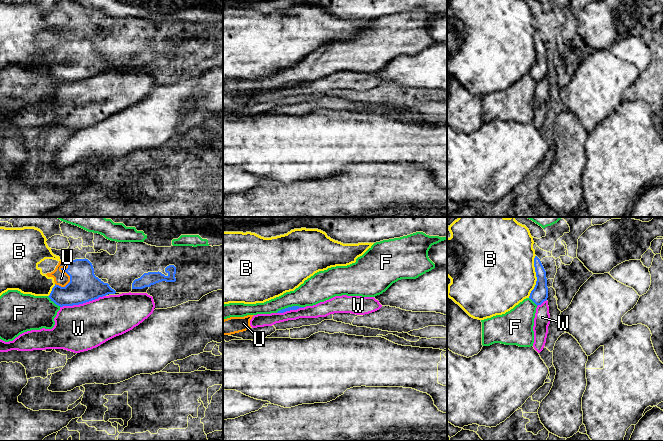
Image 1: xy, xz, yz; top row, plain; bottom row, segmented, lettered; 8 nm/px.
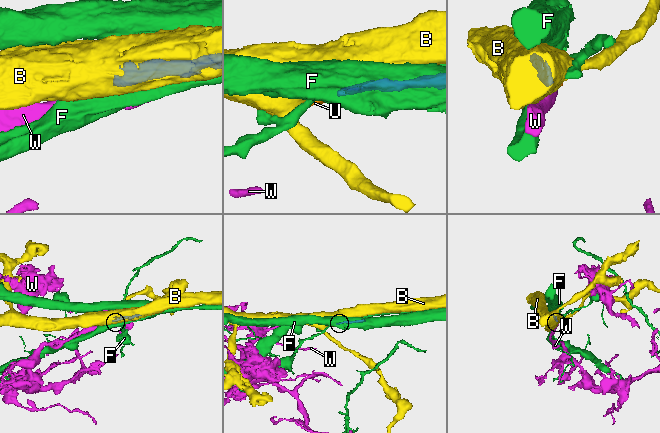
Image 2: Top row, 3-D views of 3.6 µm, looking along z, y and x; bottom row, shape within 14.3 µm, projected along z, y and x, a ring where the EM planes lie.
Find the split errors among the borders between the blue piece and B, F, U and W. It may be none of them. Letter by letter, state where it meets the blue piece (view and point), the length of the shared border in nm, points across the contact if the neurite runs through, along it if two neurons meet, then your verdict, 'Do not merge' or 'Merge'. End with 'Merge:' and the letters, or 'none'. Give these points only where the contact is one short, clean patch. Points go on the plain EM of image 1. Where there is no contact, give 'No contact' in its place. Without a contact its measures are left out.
B: Touches blue at yz (536, 52). Shared border 340 nm. Do not merge
F: Touches blue at xz (289, 83). Shared border 220 nm. Do not merge
U: Touches blue at xy (68, 50). Shared border 220 nm. Path across: xy (84, 62), (79, 61), (68, 50), (61, 54). Merge
W: Touches blue at xy (82, 79). Shared border 380 nm. Do not merge
Merge: U

